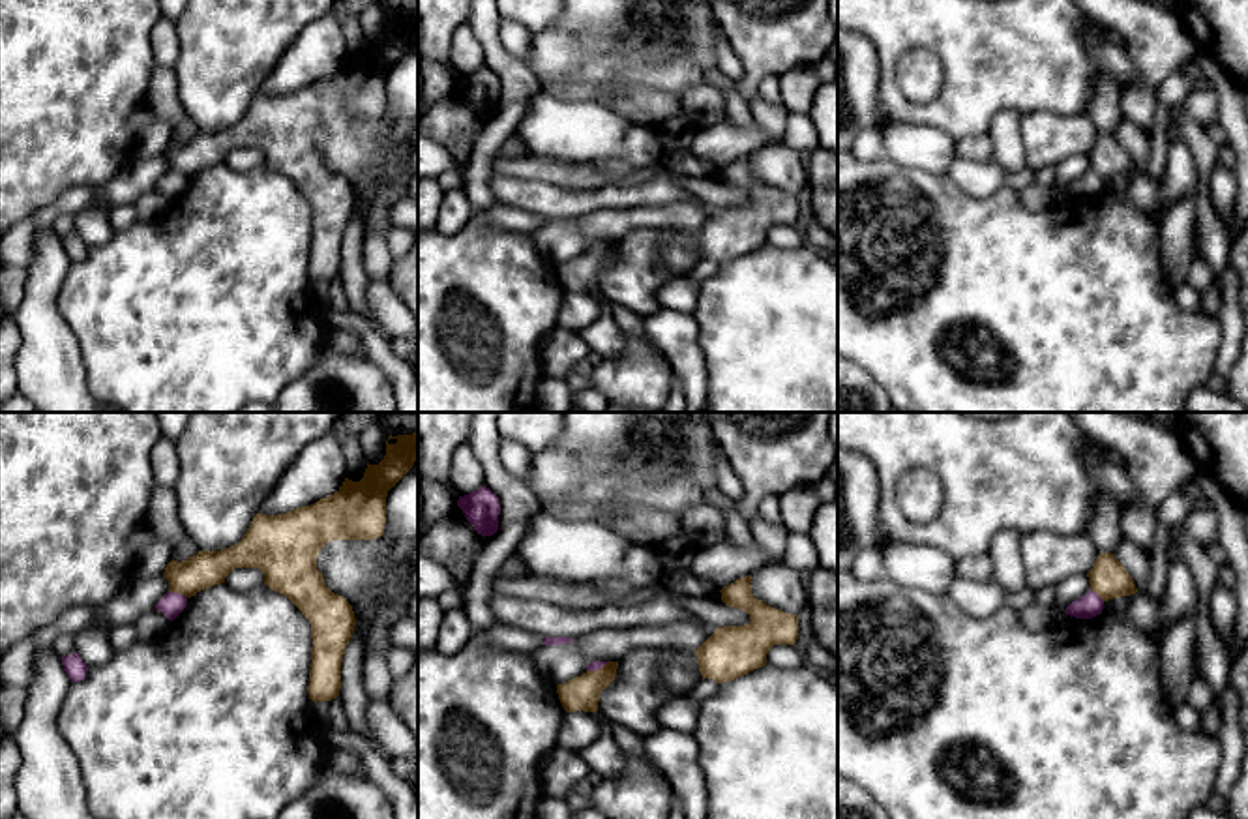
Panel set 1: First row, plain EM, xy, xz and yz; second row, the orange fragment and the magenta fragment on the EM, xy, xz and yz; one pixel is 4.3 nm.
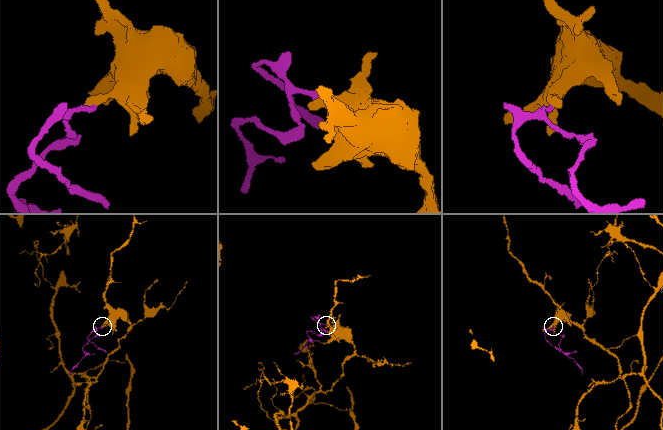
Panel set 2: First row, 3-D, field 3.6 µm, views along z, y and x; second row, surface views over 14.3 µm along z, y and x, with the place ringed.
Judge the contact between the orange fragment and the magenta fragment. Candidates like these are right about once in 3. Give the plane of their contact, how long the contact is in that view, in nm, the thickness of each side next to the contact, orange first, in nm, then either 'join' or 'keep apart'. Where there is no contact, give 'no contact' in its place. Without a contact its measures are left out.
xy | 90 nm | 160/100 nm | keep apart

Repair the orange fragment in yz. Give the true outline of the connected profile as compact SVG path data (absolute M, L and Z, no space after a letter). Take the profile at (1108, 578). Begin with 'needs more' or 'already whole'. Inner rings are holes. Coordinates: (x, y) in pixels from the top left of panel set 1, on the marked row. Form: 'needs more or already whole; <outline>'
already whole; M1100 553L1087 577L1091 590L1104 602L1137 592L1134 579L1113 553Z

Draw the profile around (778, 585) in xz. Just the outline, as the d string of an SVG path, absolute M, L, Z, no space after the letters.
M768 564L751 575L753 598L783 613L798 615L808 605L800 572L785 564Z

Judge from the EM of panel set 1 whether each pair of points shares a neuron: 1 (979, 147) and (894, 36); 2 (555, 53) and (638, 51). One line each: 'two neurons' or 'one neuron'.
1: two neurons
2: one neuron

